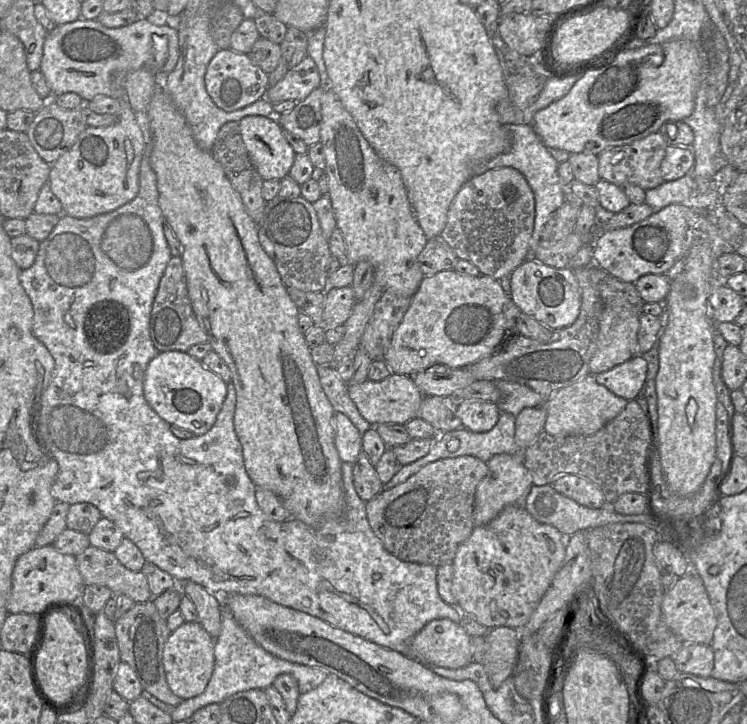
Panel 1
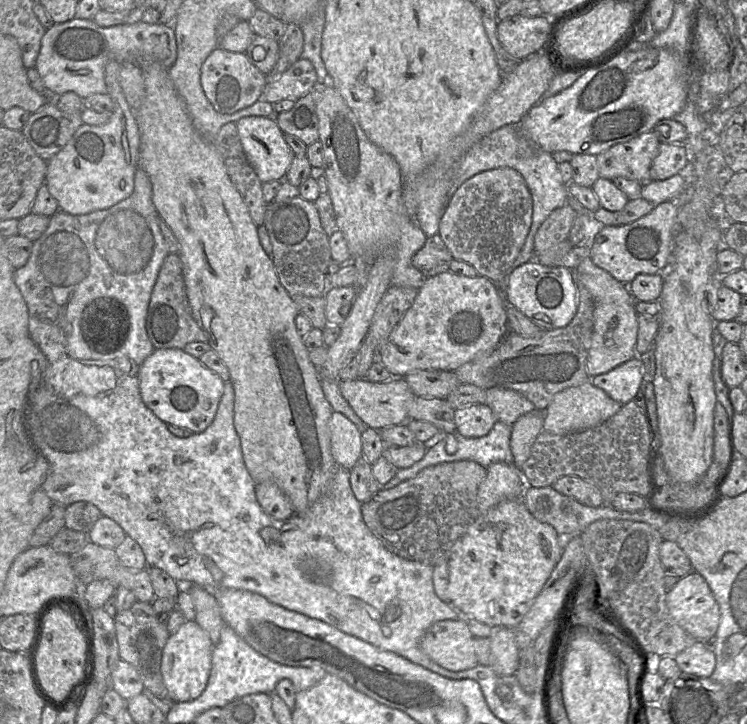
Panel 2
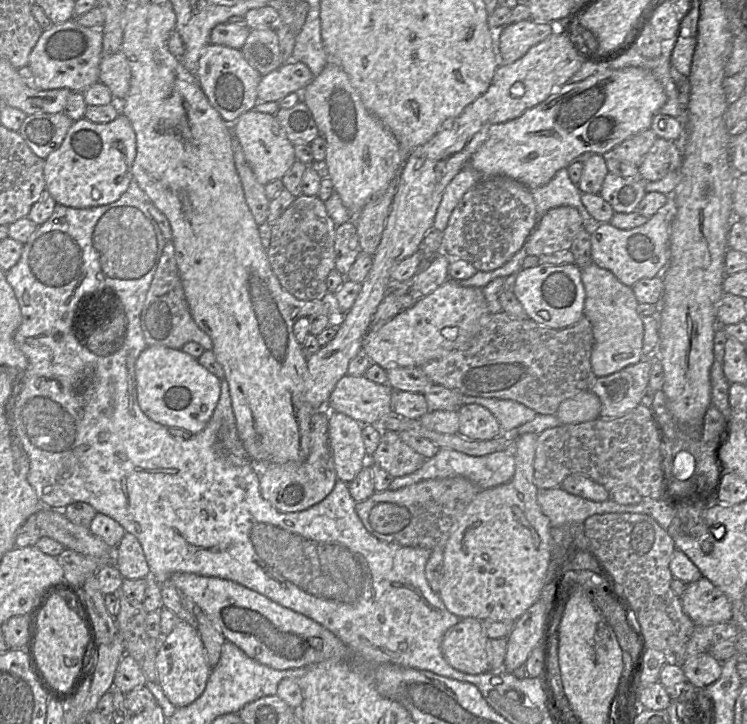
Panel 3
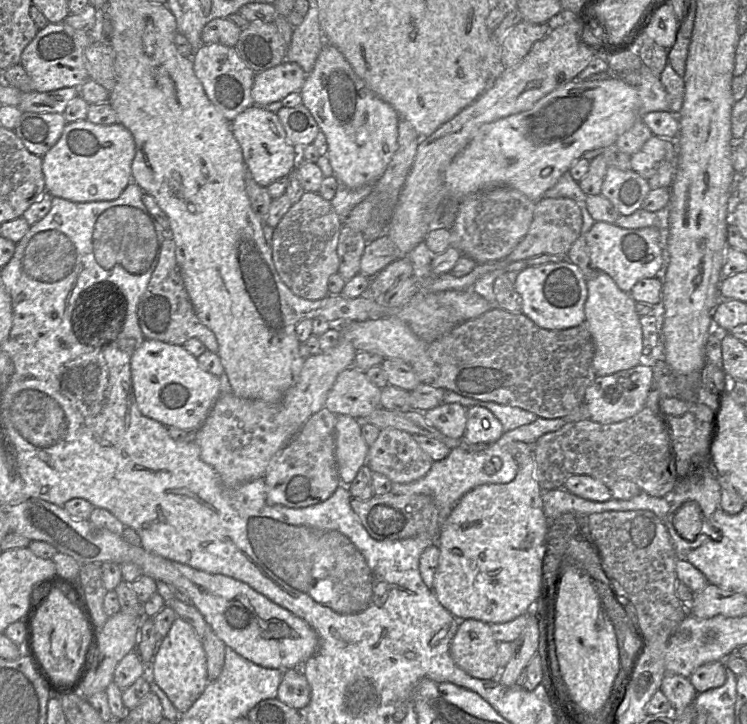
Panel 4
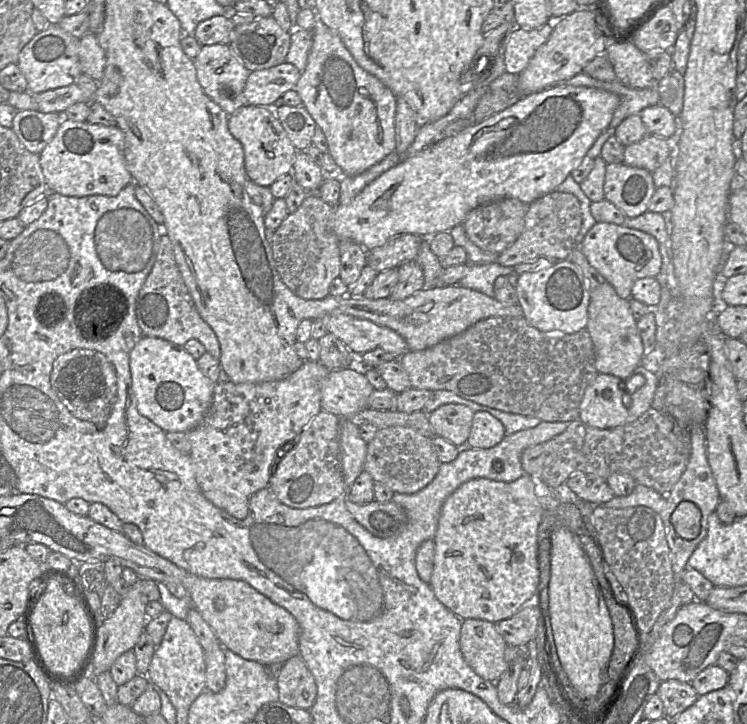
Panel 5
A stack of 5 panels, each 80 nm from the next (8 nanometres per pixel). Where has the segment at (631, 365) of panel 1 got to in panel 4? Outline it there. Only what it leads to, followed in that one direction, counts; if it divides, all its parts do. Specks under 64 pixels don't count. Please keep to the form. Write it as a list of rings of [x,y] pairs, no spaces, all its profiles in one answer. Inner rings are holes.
[[[642,362],[628,370],[606,376],[598,376],[588,386],[584,403],[589,410],[589,419],[600,424],[611,424],[633,417],[646,407],[649,390],[653,384],[650,363]]]

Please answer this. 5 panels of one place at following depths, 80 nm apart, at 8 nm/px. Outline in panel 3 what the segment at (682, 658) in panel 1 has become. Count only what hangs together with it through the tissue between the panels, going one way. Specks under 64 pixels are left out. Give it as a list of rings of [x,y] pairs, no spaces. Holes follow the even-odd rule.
[[[708,652],[689,657],[678,664],[687,680],[698,688],[705,688],[714,683],[722,672],[722,663]]]

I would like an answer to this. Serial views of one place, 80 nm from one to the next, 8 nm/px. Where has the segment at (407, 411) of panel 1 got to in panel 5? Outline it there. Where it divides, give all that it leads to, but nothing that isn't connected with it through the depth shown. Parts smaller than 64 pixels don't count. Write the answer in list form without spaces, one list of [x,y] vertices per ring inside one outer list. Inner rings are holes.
[[[361,369],[331,370],[321,385],[321,409],[347,418],[369,408],[368,398],[374,389]]]

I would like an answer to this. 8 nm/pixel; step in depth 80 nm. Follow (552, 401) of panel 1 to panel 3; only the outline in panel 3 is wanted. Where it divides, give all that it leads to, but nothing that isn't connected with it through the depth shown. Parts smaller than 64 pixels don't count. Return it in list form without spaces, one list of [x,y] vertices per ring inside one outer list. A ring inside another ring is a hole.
[[[590,390],[582,391],[564,400],[556,412],[561,425],[578,424],[600,417],[601,401]]]

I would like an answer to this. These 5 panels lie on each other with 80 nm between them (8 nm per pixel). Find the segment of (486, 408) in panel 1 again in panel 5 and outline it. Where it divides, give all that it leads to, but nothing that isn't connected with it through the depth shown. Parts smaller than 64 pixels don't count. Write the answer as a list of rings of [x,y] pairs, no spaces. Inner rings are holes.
[[[476,411],[473,415],[467,445],[474,448],[491,448],[506,436],[502,422],[489,412]]]

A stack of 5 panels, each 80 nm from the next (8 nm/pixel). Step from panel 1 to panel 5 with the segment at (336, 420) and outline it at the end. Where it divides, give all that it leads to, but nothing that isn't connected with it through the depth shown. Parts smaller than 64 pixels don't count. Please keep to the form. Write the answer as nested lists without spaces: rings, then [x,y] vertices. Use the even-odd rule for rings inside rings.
[[[348,418],[341,419],[340,448],[342,472],[346,491],[364,470],[367,443],[362,439],[359,428]]]

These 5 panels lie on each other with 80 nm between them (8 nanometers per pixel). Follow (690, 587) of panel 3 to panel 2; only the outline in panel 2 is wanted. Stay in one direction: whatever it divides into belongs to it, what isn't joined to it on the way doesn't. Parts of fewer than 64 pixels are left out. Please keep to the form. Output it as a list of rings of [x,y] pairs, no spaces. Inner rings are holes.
[[[694,570],[680,578],[666,594],[673,620],[691,637],[707,641],[715,637],[720,622],[719,606],[705,579]]]

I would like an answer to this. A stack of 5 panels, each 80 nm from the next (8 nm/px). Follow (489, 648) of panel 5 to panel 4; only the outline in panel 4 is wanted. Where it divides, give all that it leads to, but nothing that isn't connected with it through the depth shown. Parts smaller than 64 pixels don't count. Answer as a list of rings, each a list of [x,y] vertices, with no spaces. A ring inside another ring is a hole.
[[[459,620],[456,634],[450,643],[450,656],[453,662],[468,675],[478,679],[497,678],[501,668],[497,663],[498,642],[494,639],[490,625],[479,620]]]

